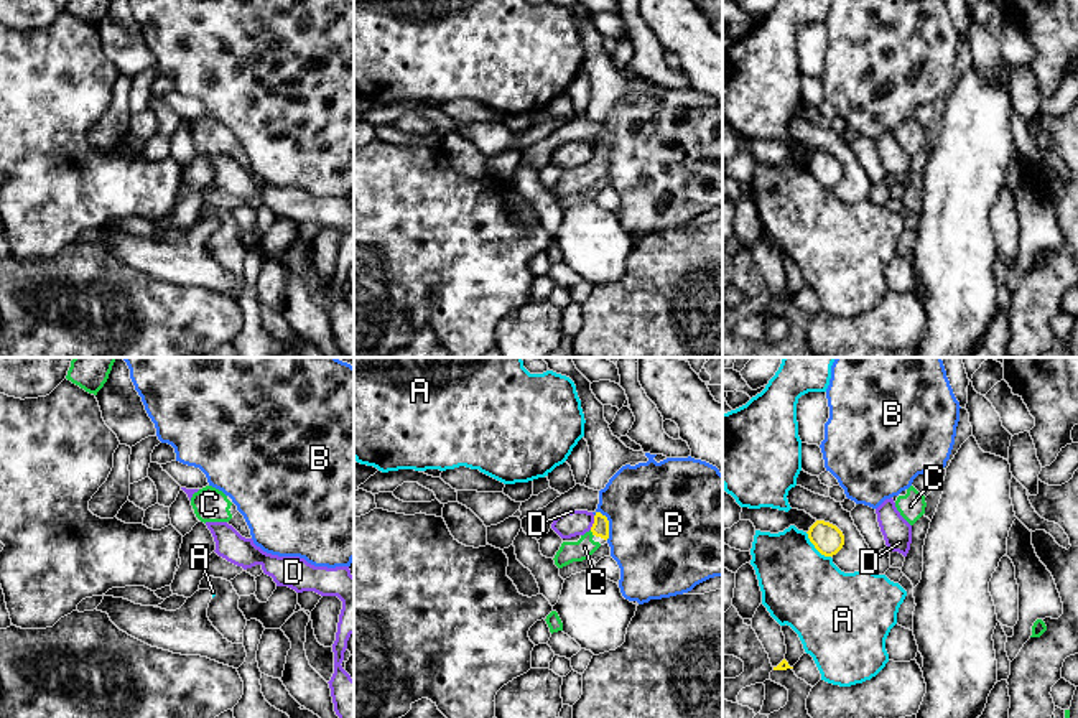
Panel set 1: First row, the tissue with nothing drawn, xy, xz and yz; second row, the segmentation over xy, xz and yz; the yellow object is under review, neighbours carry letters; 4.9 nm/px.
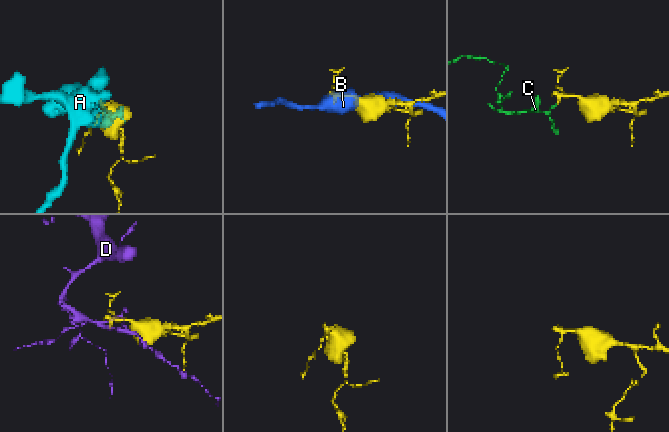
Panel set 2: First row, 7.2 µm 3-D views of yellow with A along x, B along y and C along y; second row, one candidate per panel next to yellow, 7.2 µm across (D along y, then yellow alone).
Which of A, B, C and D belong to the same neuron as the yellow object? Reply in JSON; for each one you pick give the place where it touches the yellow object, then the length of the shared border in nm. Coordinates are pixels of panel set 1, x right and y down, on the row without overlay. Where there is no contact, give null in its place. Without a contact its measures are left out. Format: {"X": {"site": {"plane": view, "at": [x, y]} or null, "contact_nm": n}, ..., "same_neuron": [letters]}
{"C": {"site": {"plane": "xz", "at": [593, 165]}, "contact_nm": 40}, "same_neuron": ["C"]}

